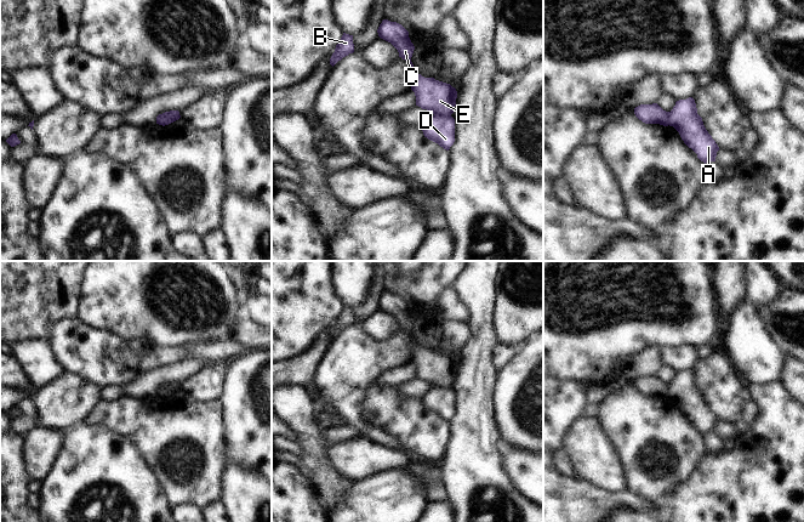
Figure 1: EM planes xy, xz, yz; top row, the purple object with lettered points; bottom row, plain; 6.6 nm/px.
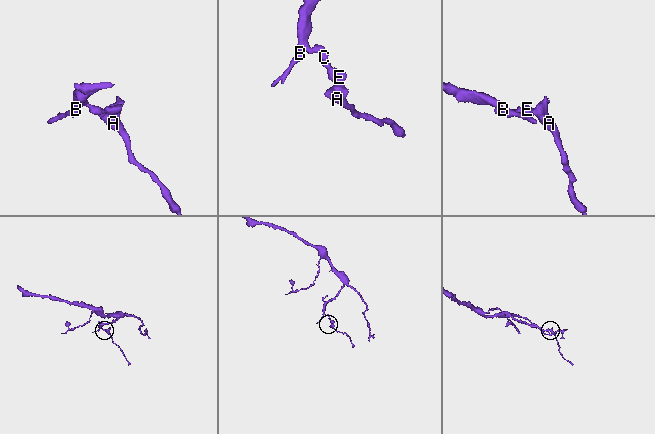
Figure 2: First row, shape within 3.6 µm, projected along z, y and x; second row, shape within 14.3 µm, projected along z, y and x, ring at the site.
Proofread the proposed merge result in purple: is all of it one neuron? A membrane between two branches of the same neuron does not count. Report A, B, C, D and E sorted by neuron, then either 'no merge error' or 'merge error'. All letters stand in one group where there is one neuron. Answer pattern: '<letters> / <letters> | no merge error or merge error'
A D / B C E | merge error

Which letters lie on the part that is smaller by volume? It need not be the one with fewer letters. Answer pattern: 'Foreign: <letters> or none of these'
Foreign: A, D.

